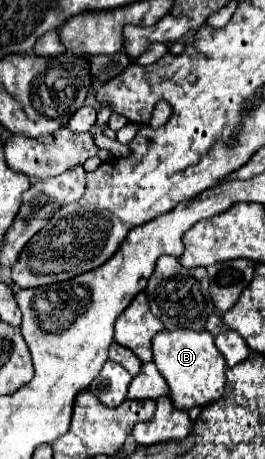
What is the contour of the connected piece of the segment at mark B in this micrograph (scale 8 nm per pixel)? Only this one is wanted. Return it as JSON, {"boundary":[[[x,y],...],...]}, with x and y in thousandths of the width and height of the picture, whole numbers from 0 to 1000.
{"boundary":[[[694,715],[611,719],[574,741],[581,793],[642,841],[642,867],[664,889],[717,893],[815,876],[853,841],[853,789],[808,749],[808,732],[777,719],[717,723]]]}

